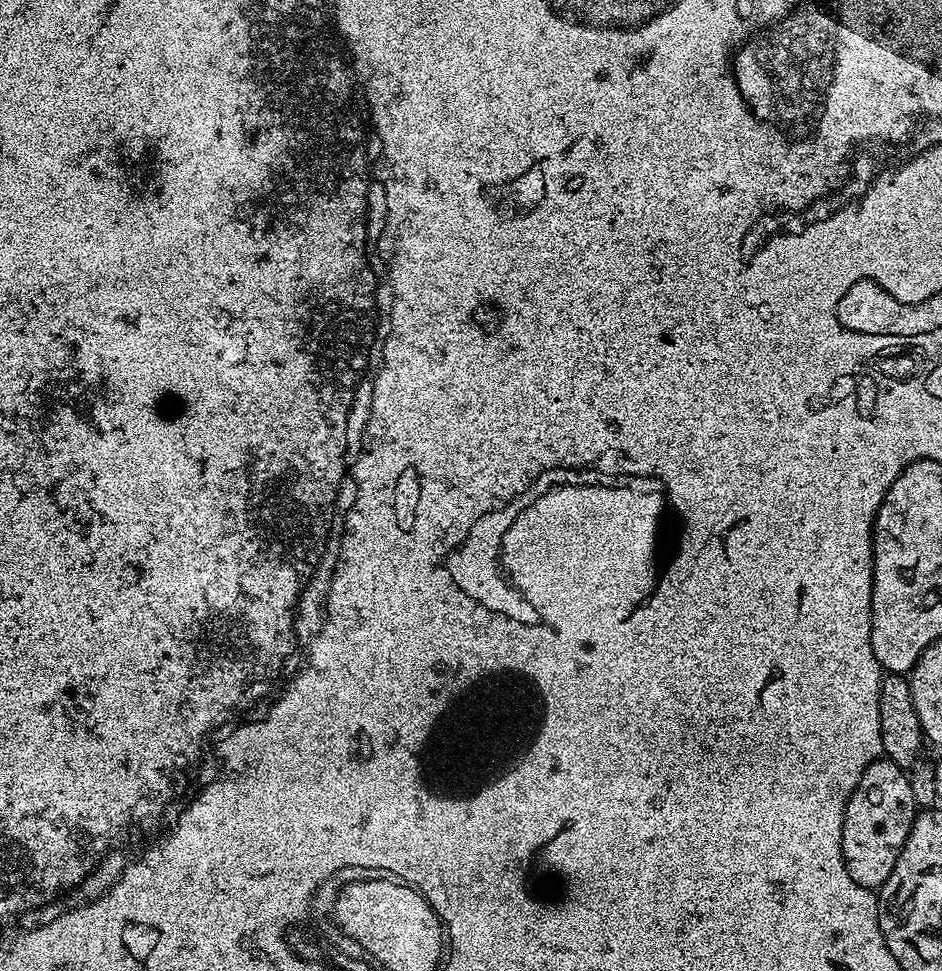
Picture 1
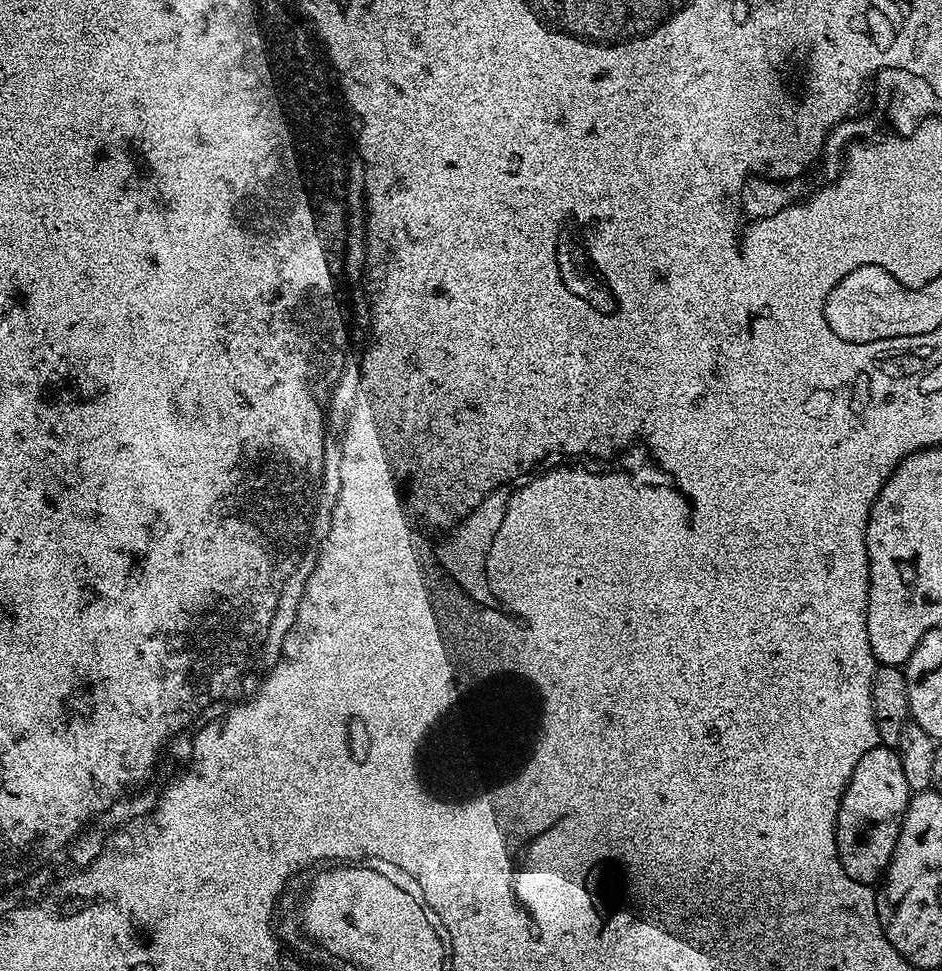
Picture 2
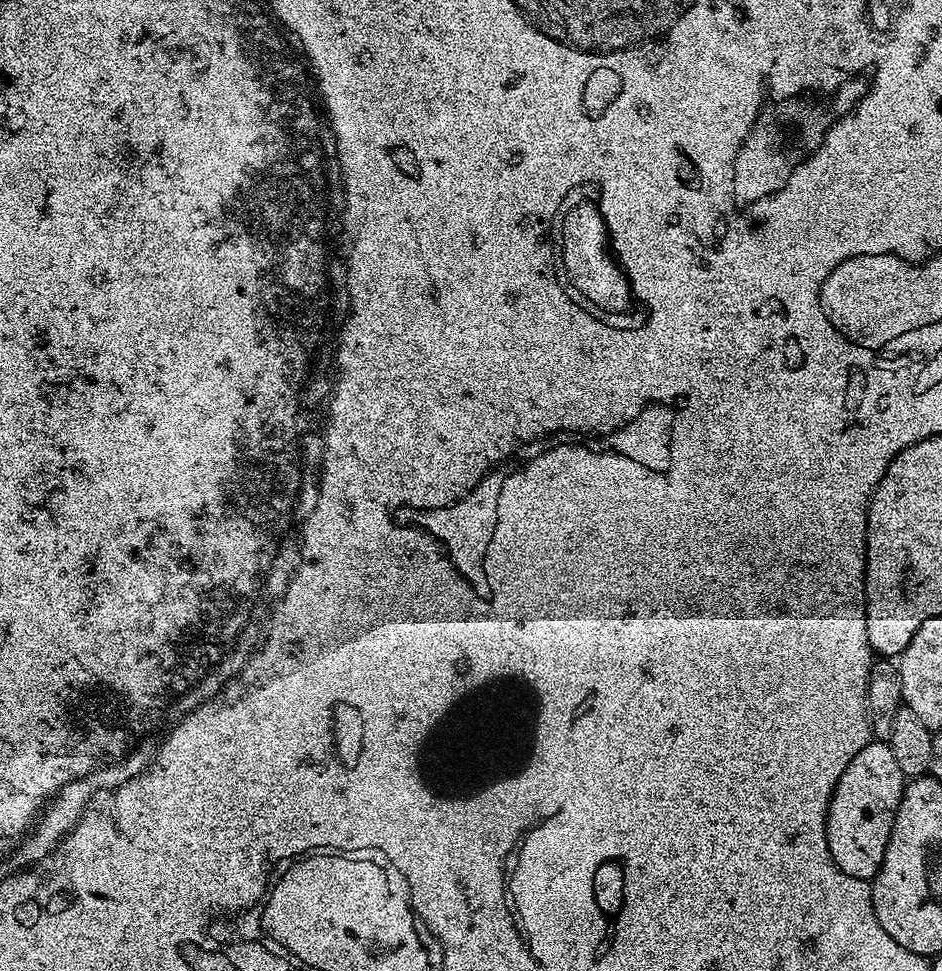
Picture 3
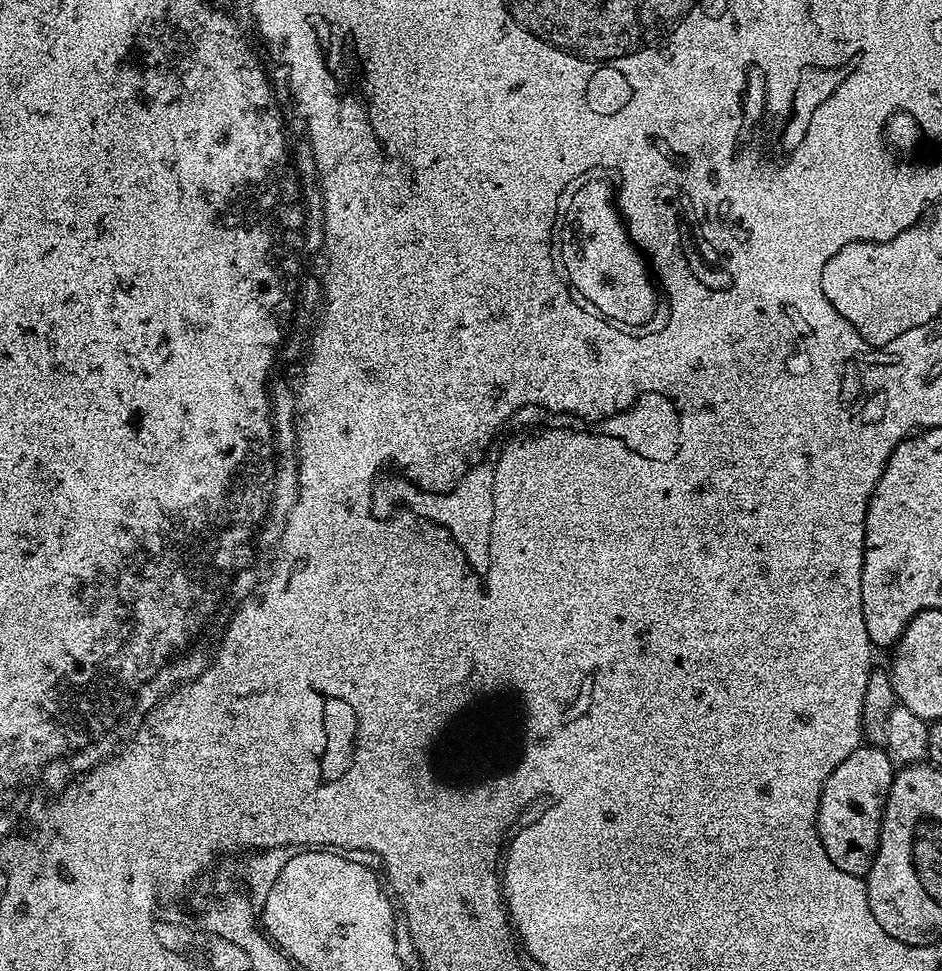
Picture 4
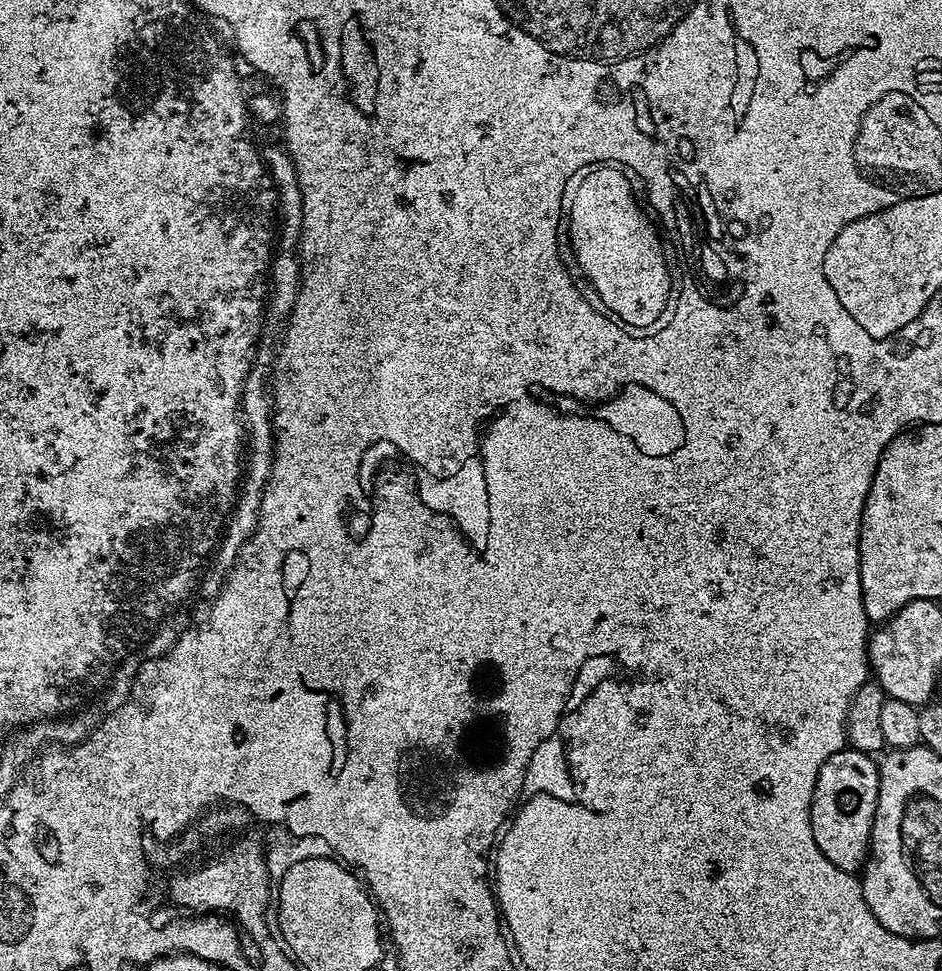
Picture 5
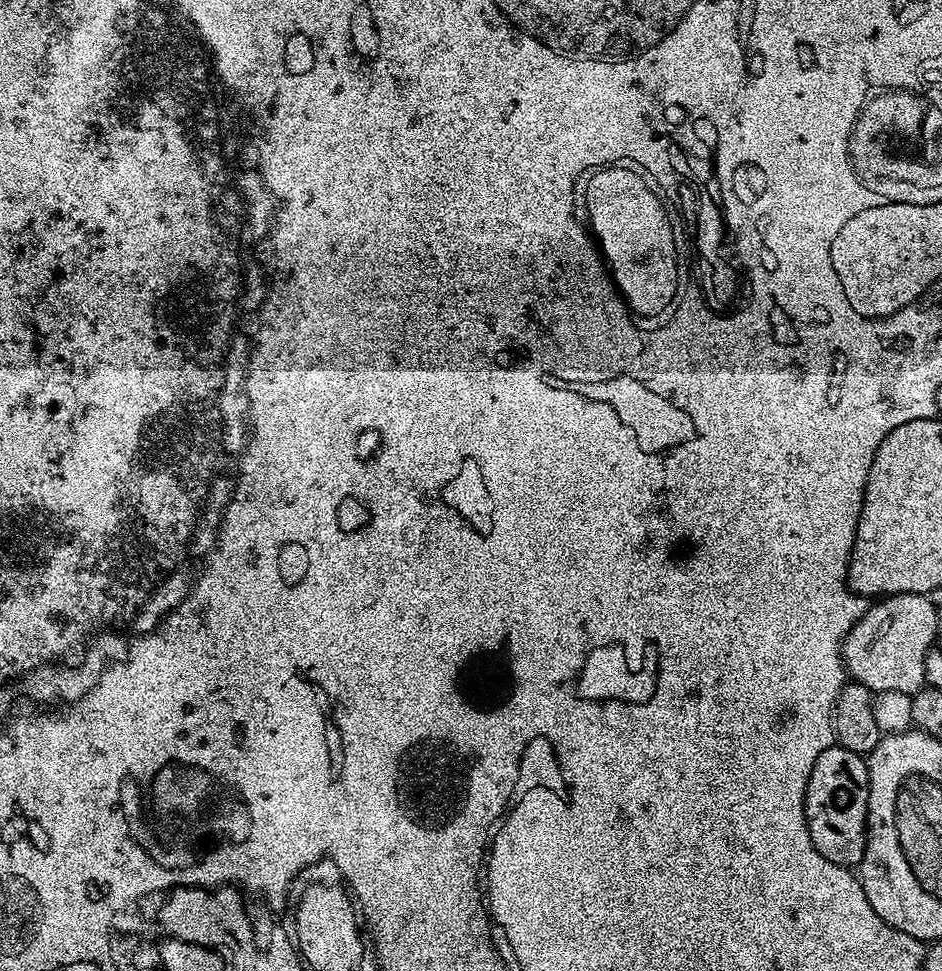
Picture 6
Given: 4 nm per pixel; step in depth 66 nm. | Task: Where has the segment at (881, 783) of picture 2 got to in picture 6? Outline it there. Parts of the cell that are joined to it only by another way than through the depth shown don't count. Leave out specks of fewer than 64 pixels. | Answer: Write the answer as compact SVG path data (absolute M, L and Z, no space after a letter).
M833 746L822 750L822 754L818 754L818 758L814 762L814 770L810 770L810 782L806 786L806 798L804 799L804 817L806 818L806 826L810 830L810 842L814 846L814 850L818 850L818 854L822 854L822 858L830 858L830 862L834 862L838 866L852 870L860 865L864 857L864 847L866 846L866 838L868 837L868 762L867 759L858 754L854 754L850 750L839 746Z

